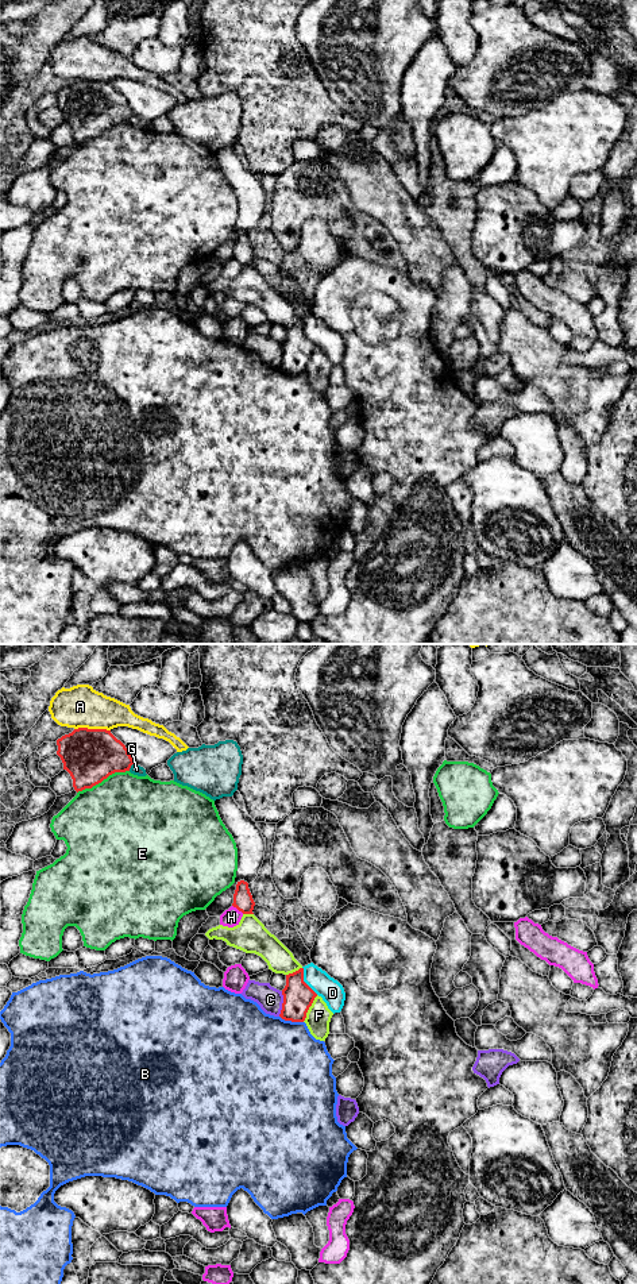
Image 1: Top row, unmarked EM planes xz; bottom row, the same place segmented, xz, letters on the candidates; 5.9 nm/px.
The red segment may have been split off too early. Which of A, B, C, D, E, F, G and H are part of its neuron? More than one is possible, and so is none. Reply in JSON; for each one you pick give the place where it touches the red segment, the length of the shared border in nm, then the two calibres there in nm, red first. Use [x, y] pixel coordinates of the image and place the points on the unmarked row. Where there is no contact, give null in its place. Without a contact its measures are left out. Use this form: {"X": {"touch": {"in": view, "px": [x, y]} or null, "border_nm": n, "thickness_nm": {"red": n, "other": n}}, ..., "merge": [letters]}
{"merge": []}

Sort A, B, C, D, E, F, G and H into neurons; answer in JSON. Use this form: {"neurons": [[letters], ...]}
{"neurons": [["A"], ["B"], ["C"], ["D"], ["E"], ["F"], ["G"], ["H"]]}

